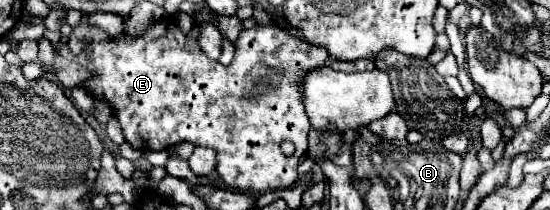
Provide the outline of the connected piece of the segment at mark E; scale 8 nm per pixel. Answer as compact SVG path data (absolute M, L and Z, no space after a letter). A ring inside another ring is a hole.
M81 19L69 37L69 47L75 55L79 55L85 41L91 47L89 61L93 67L93 79L89 81L89 91L93 95L105 95L123 127L125 139L139 151L161 151L181 141L189 141L217 151L217 171L229 189L263 193L267 189L291 187L297 181L295 167L299 157L307 151L307 131L311 129L303 107L303 93L299 93L299 81L303 81L303 73L307 73L307 69L325 67L329 59L327 49L291 35L277 23L257 23L253 29L243 29L239 33L237 53L229 67L223 67L219 61L209 59L197 45L197 27L193 27L189 35L183 35L171 21L173 19L163 19L149 25L147 33L139 39L129 35L111 39L103 29L91 27L85 19ZM283 141L291 141L295 145L295 153L291 157L283 155Z

